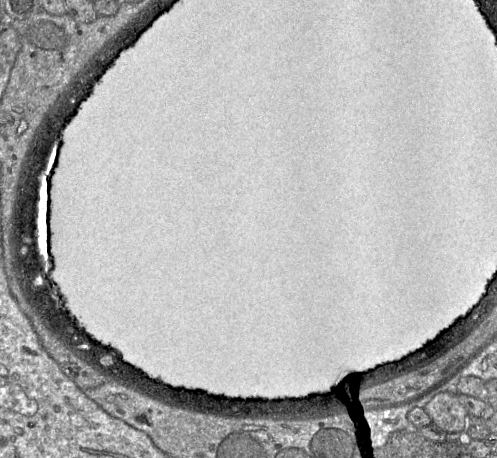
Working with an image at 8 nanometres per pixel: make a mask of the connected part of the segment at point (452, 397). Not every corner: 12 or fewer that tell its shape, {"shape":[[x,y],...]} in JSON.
{"shape":[[457,393],[436,394],[424,407],[447,434],[463,434],[469,414]]}

